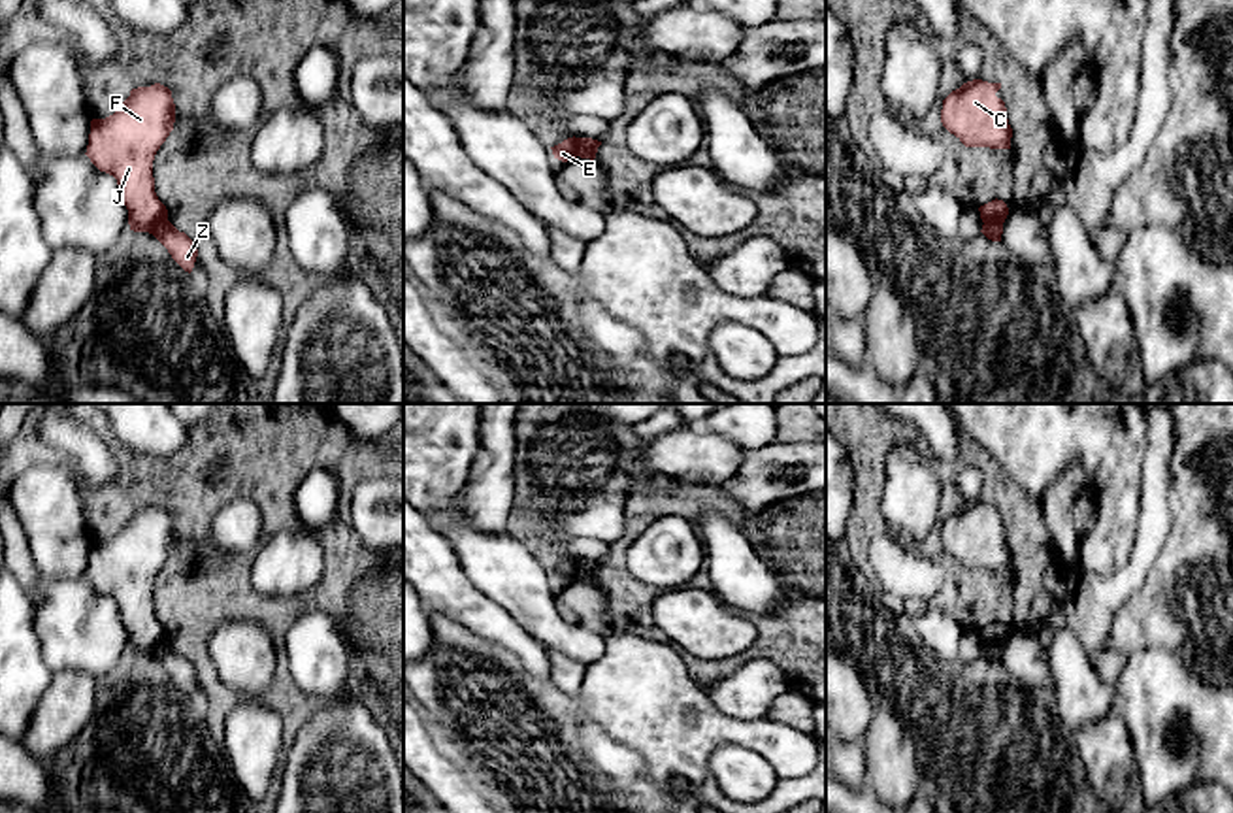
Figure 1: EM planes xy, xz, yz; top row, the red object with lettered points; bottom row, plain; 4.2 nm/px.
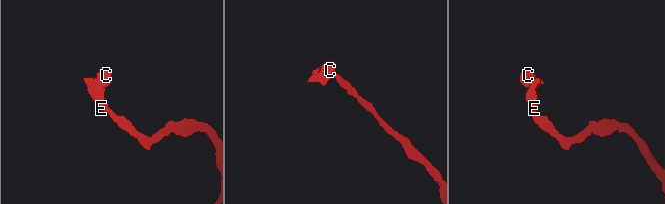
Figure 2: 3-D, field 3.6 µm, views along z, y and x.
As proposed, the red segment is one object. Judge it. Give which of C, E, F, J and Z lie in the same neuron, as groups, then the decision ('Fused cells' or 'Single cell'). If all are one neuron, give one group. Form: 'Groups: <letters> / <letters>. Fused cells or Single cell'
Groups: C E F J / Z. Fused cells

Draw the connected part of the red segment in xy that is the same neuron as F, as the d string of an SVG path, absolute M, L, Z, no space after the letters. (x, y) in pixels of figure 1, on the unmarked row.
M160 506L138 509L106 541L90 543L87 579L117 602L134 655L149 655L168 641L155 615L153 583L175 545L172 513Z

